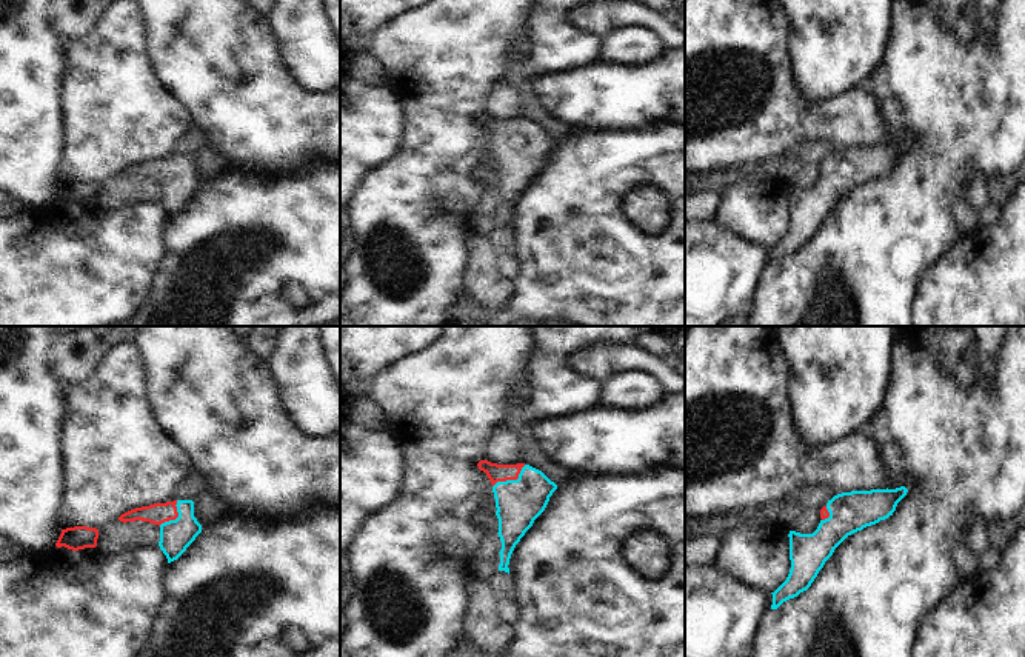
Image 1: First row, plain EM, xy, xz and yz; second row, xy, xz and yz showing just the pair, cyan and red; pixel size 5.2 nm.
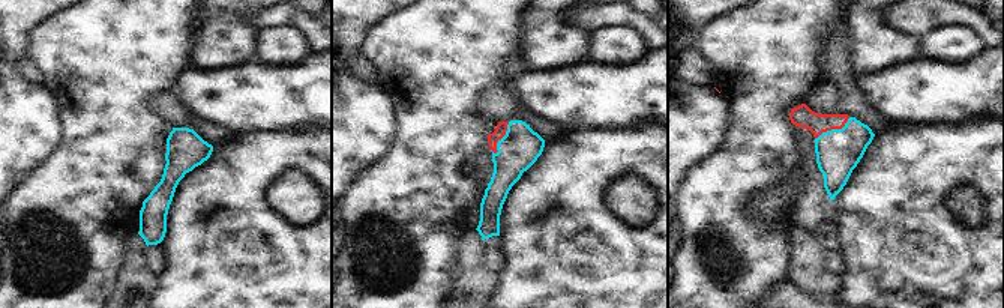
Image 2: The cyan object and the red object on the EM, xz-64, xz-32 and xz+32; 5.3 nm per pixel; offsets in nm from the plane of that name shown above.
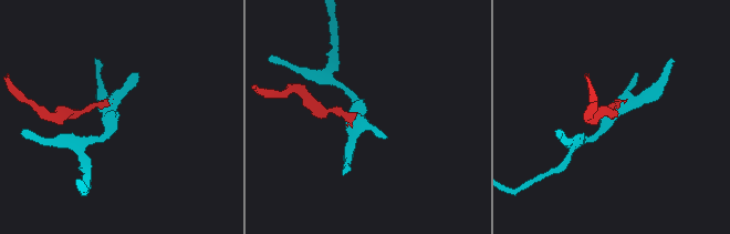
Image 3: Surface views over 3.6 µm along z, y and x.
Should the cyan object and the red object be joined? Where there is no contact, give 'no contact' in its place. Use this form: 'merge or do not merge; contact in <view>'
merge; contact in xz

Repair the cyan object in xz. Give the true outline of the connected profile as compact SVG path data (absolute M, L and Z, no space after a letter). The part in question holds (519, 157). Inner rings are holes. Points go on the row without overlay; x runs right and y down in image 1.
M480 115L477 122L491 135L496 154L497 189L502 197L499 226L509 229L508 220L516 200L545 166L557 140L525 118L497 120Z

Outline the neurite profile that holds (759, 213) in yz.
M783 180L728 186L720 192L714 222L746 242L771 249L791 225L788 189Z

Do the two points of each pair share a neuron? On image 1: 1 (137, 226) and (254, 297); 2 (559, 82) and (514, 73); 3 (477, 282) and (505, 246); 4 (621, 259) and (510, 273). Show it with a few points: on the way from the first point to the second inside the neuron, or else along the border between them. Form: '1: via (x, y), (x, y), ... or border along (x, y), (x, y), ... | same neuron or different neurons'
1: border along (168, 219), (163, 228), (163, 257), (153, 276) | different neurons
2: border along (533, 76), (530, 90), (545, 110) | different neurons
3: border along (487, 237), (496, 251), (497, 271), (511, 282) | different neurons
4: border along (511, 236), (517, 263), (517, 274), (513, 280) | different neurons

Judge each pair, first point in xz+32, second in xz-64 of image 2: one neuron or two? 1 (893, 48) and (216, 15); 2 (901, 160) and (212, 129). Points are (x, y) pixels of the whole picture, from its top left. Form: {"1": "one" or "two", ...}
{"1": "one", "2": "two"}

